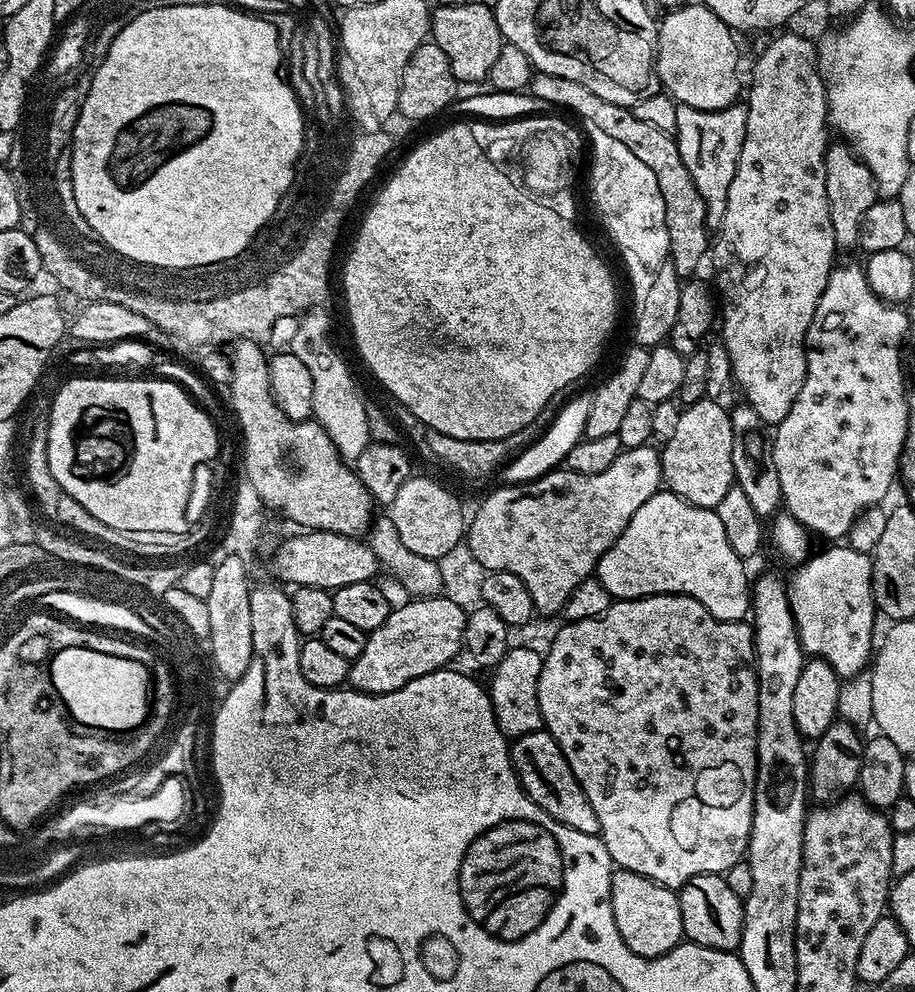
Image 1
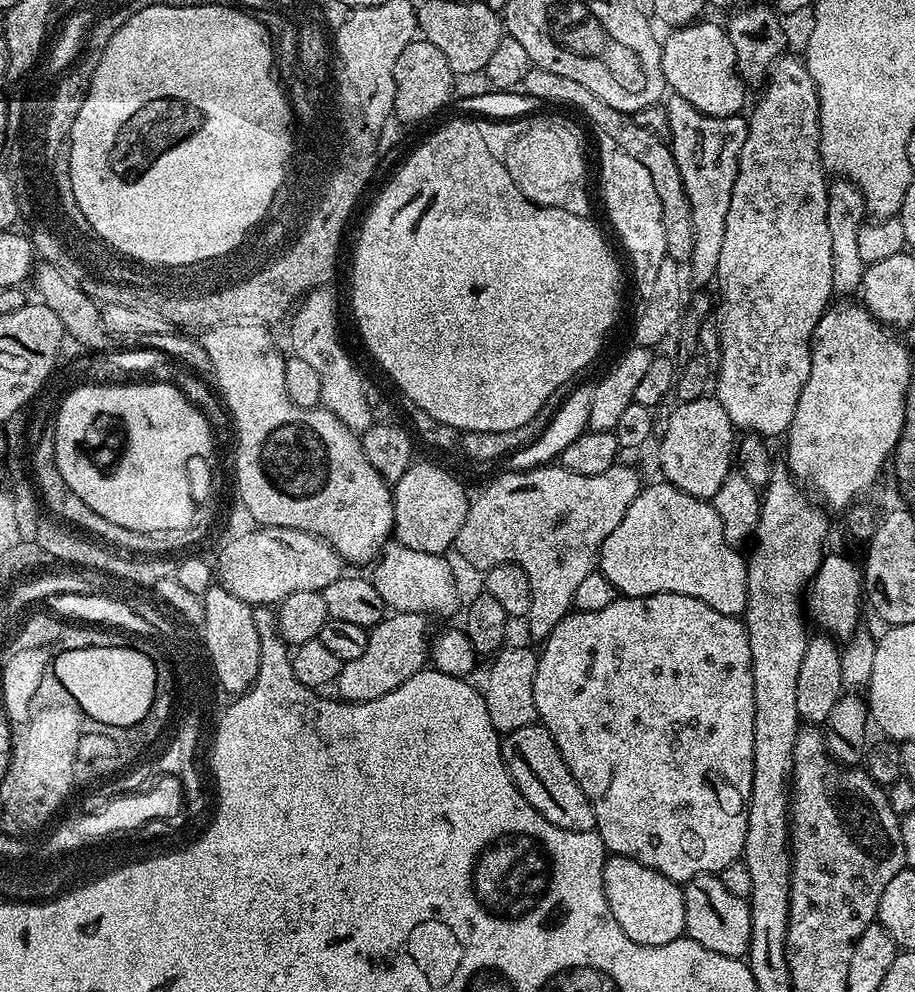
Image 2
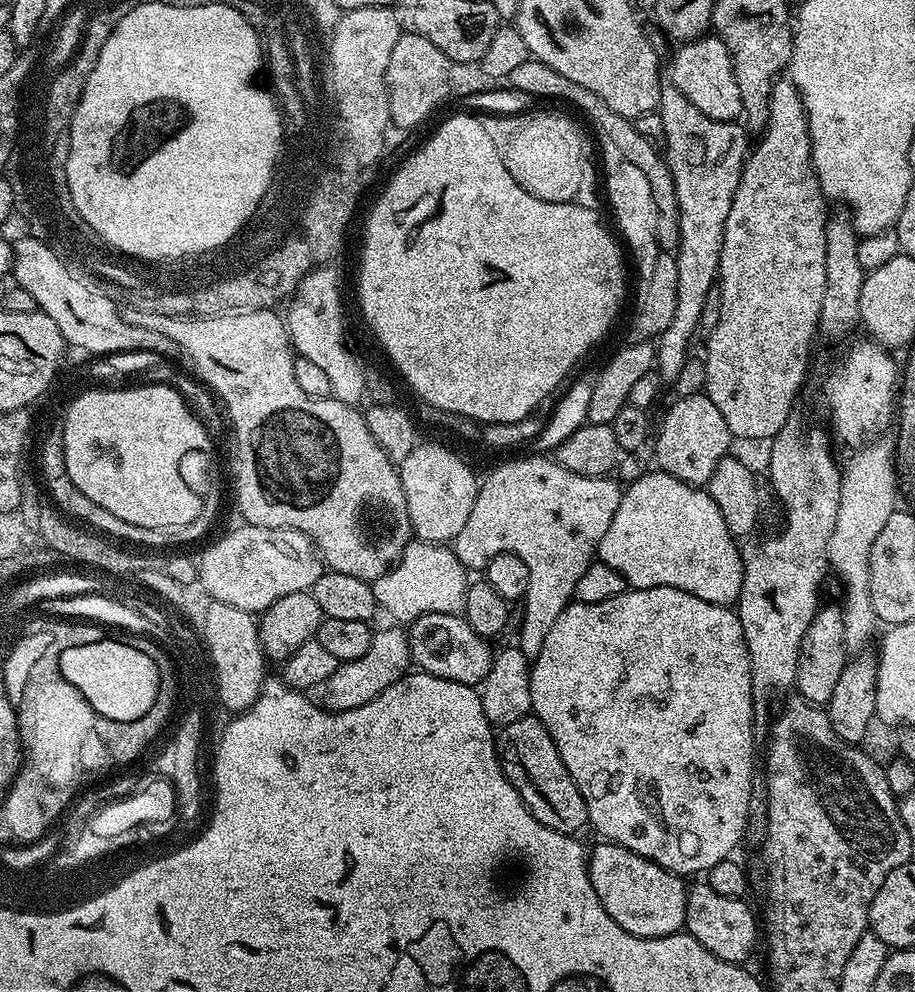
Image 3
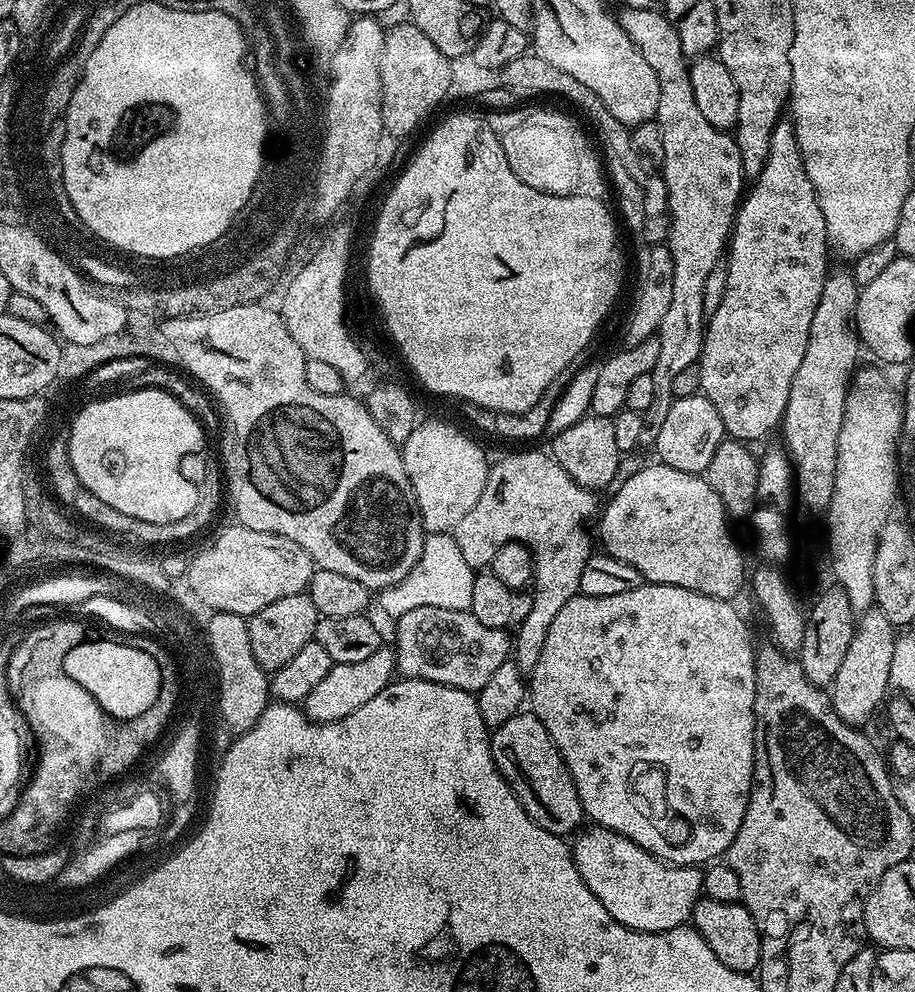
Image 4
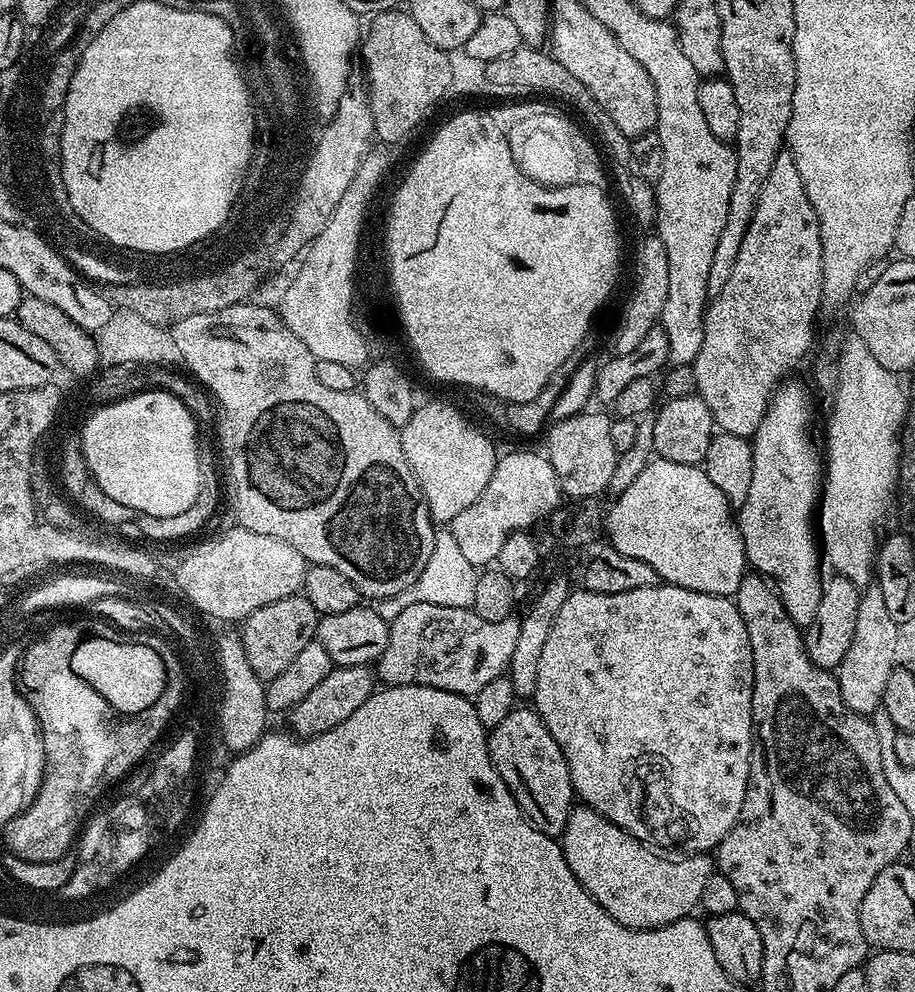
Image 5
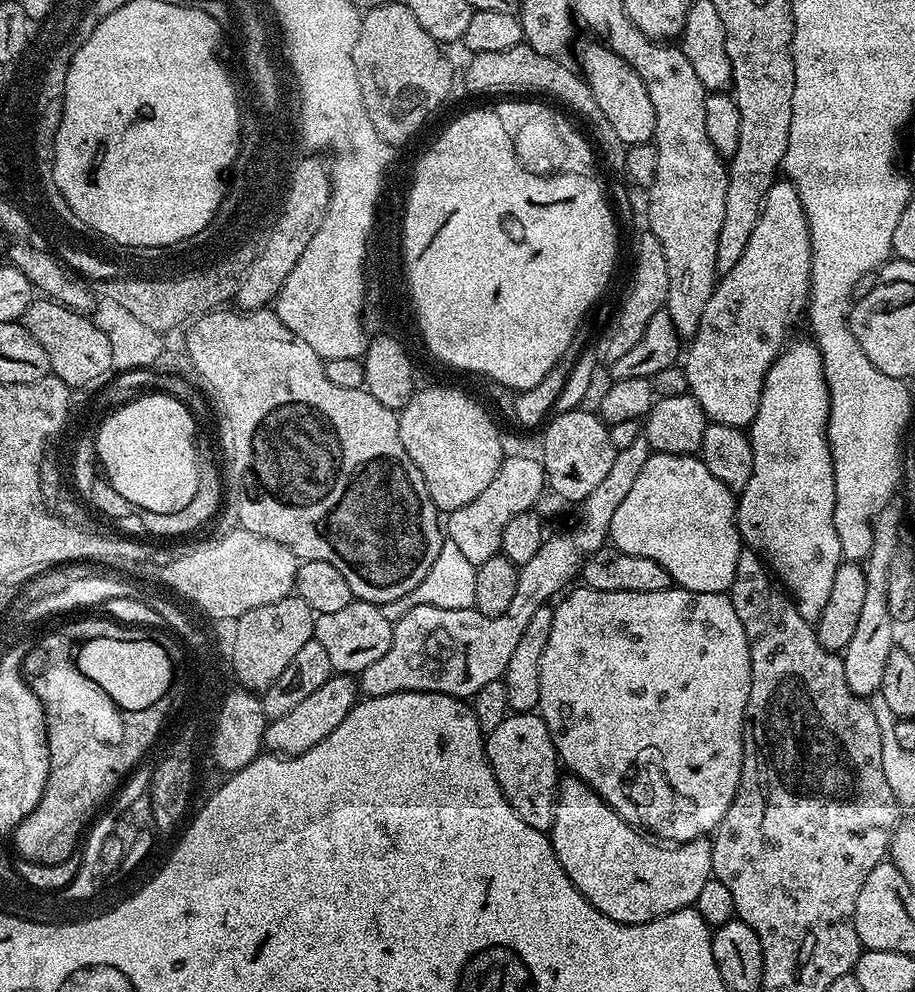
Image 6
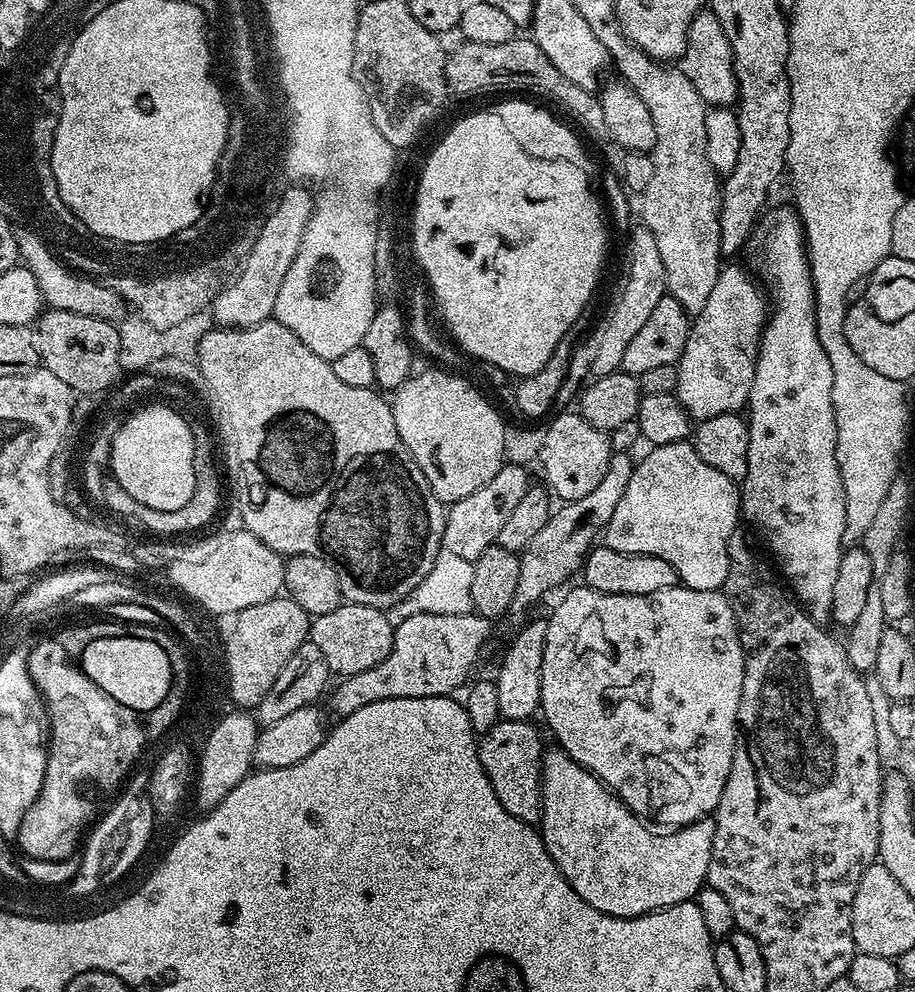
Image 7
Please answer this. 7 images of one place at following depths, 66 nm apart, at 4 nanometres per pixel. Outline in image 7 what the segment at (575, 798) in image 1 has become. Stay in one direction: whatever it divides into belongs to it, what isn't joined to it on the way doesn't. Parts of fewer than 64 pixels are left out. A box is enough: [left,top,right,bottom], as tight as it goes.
[478,718,546,826]

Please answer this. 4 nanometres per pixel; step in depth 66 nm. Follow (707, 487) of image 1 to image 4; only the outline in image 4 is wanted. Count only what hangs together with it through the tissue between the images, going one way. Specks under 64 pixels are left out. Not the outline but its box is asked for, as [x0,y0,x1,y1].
[654,394,725,474]

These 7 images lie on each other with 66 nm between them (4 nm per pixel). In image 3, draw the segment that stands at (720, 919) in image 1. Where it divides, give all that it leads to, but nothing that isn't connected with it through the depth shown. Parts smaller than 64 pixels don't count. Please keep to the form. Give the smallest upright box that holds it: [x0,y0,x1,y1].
[684,882,756,965]

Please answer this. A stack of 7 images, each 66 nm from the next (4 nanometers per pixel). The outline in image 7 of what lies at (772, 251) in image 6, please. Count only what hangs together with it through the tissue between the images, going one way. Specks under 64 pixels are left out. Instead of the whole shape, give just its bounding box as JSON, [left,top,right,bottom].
[675,264,770,421]

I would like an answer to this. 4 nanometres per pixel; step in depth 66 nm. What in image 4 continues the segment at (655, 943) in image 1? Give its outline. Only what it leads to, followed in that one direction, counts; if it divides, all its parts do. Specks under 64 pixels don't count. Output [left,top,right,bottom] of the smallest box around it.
[571,827,704,932]

